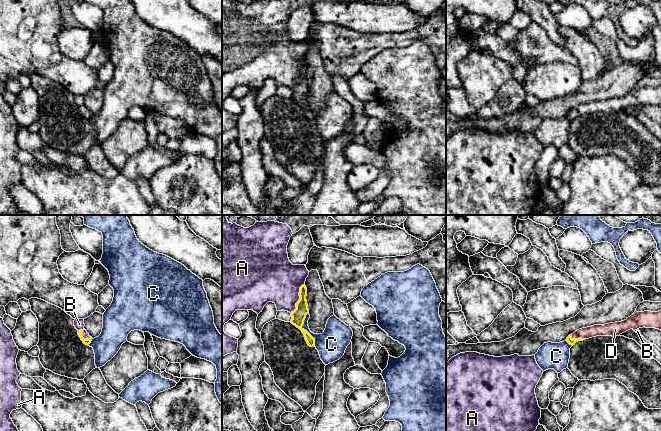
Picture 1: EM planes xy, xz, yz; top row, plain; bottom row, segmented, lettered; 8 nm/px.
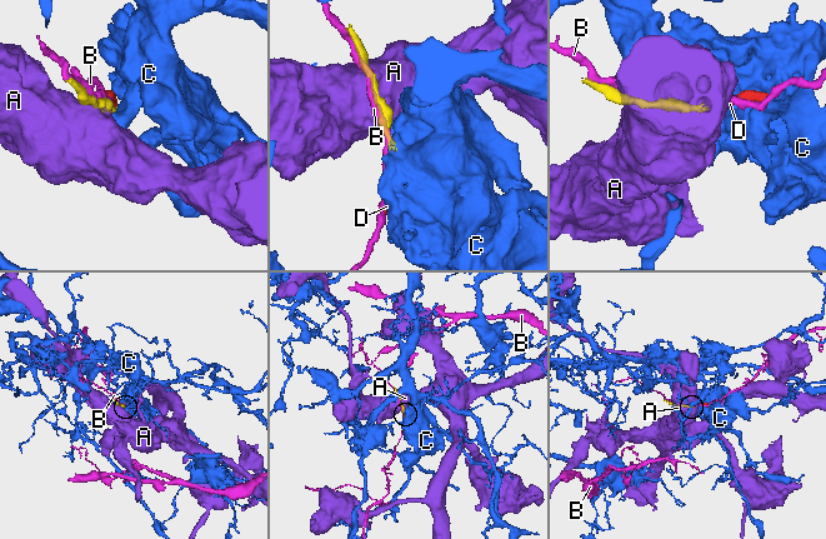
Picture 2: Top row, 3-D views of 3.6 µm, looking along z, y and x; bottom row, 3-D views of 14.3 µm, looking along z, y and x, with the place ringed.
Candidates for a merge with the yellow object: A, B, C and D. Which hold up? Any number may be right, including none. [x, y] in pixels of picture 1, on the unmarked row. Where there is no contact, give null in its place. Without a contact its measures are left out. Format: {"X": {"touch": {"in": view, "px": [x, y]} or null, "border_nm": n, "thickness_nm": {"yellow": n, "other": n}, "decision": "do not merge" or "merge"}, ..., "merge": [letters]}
{"A": {"touch": {"in": "xz", "px": [300, 74]}, "border_nm": 260, "thickness_nm": {"yellow": 110, "other": 360}, "decision": "do not merge"}, "B": {"touch": {"in": "xy", "px": [80, 106]}, "border_nm": 50, "thickness_nm": {"yellow": 50, "other": 80}, "decision": "do not merge"}, "C": {"touch": {"in": "xz", "px": [303, 105]}, "border_nm": 280, "thickness_nm": {"yellow": 110, "other": 220}, "decision": "do not merge"}, "D": {"touch": {"in": "yz", "px": [577, 115]}, "border_nm": 120, "thickness_nm": {"yellow": 50, "other": 100}, "decision": "merge"}, "merge": ["D"]}

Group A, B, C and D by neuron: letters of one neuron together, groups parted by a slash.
A / B / C / D

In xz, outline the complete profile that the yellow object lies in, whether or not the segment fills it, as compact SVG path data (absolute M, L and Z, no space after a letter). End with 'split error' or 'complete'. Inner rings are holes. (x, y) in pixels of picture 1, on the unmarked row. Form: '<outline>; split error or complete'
M302 61L300 63L299 72L300 75L296 79L296 85L291 88L291 99L302 107L308 122L313 123L315 122L315 115L306 106L302 104L306 91L309 89L308 80L306 76L307 64L305 61Z; complete

